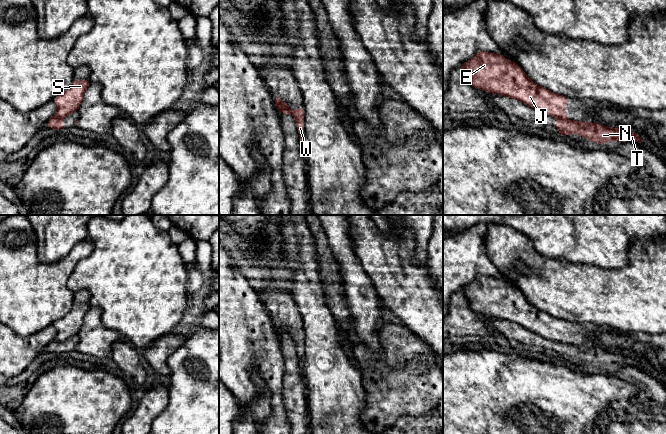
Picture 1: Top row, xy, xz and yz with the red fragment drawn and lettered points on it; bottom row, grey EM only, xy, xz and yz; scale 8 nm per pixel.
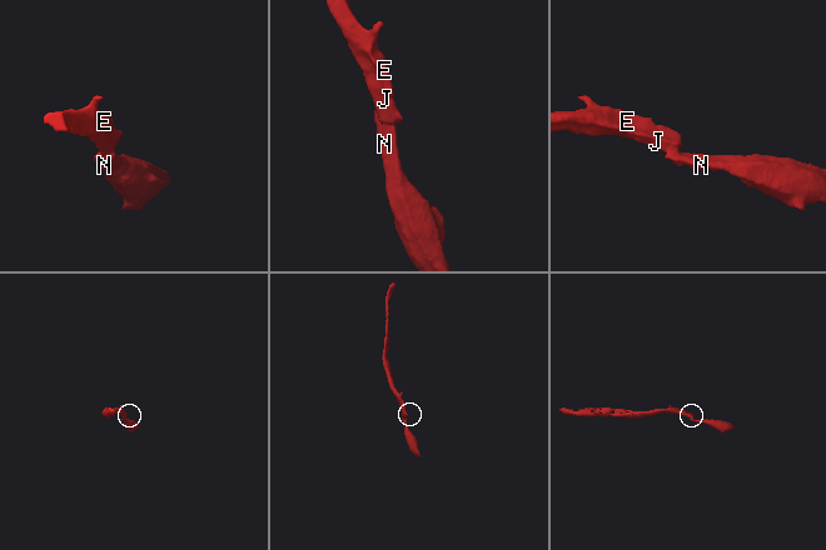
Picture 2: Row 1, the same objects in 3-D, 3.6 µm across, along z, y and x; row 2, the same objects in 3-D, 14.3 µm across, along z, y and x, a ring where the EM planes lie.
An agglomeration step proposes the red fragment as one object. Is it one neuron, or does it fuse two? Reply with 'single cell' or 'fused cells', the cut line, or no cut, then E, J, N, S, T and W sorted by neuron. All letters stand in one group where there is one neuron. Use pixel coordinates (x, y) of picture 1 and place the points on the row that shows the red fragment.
fused cells; cut xz (285, 103), (280, 113); groups E J S / N T W

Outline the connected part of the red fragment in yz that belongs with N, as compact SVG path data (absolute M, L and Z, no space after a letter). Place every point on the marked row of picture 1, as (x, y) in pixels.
M557 118L558 122L554 125L560 136L568 136L576 133L588 141L604 144L611 140L618 142L632 141L643 143L644 139L634 132L625 132L618 128L603 126L598 123L580 122L568 119Z

